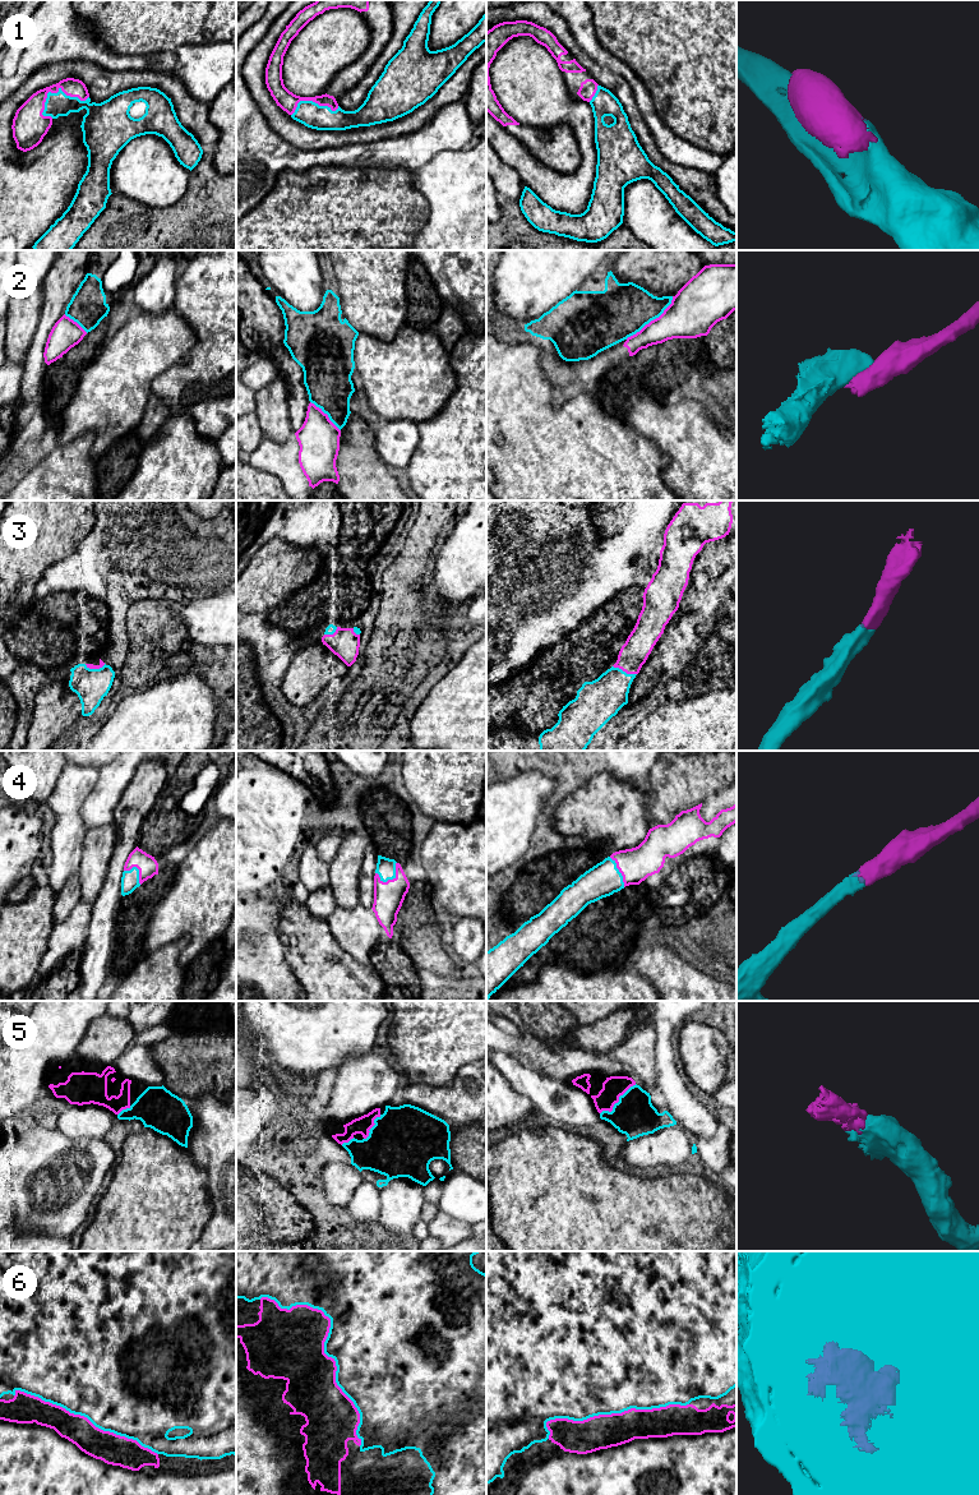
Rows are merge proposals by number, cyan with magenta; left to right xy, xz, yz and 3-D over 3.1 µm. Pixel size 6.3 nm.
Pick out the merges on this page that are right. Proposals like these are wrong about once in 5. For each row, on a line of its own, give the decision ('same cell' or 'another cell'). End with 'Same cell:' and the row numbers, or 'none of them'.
1: same cell
2: another cell
3: same cell
4: same cell
5: same cell
6: same cell
Same cell: 1, 3, 4, 5, 6

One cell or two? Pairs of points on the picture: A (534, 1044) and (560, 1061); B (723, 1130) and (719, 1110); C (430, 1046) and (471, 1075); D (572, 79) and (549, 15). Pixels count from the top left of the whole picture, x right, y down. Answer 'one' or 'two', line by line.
A: one
B: two
C: two
D: two

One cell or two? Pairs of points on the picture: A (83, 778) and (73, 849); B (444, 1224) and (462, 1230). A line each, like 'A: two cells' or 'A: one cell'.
A: one cell
B: one cell

